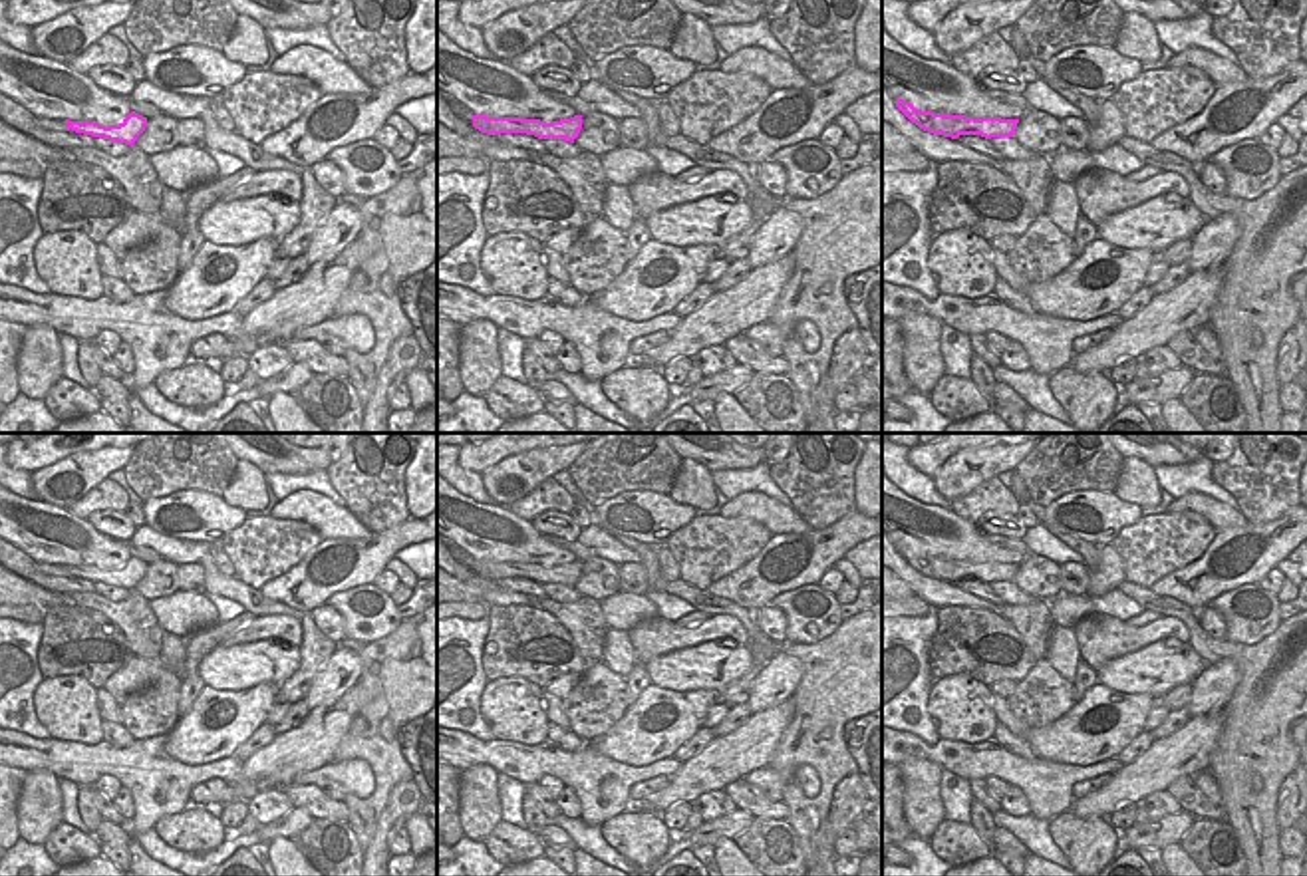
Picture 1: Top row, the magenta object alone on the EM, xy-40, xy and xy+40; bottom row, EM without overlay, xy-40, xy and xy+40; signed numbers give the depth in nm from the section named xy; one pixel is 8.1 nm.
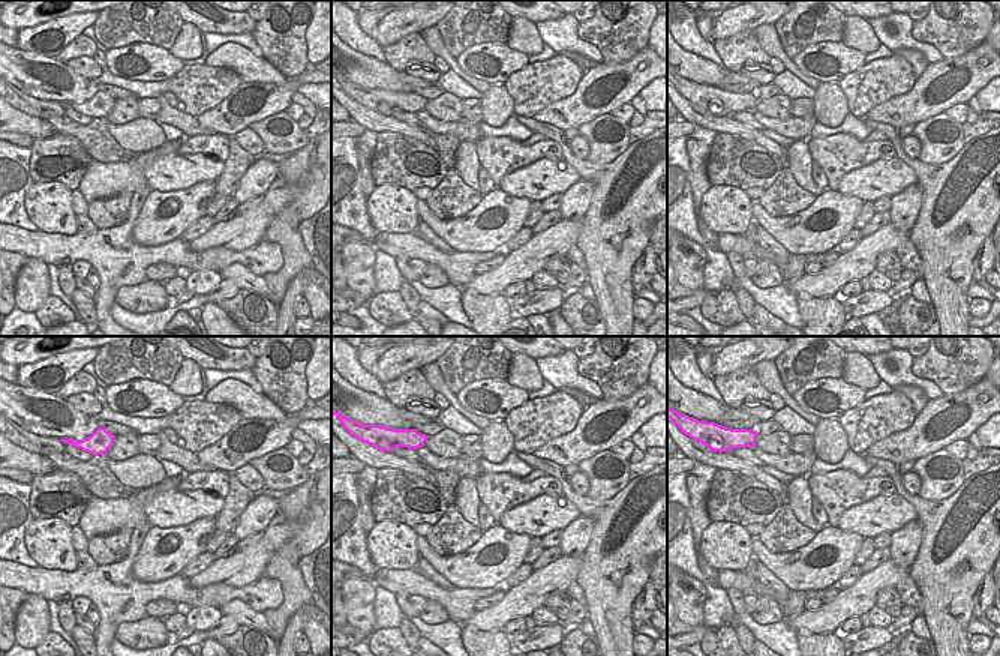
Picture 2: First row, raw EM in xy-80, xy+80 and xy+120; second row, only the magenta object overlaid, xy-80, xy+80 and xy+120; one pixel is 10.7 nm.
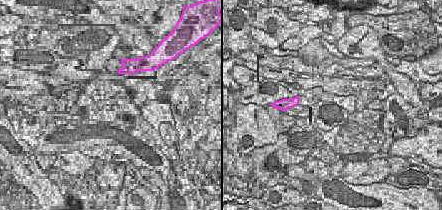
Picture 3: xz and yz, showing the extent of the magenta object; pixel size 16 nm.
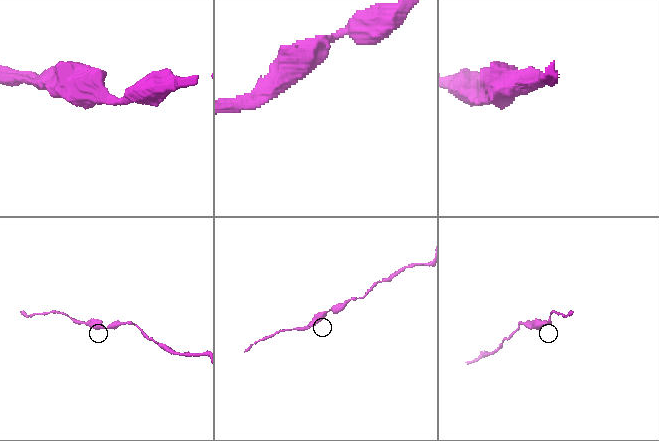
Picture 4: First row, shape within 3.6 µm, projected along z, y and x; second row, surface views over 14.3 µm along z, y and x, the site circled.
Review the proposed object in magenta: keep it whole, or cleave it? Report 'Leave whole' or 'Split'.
Leave whole.

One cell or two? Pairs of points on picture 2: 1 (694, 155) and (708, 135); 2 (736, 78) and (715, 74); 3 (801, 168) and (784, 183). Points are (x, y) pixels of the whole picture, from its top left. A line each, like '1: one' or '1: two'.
1: two
2: two
3: two

